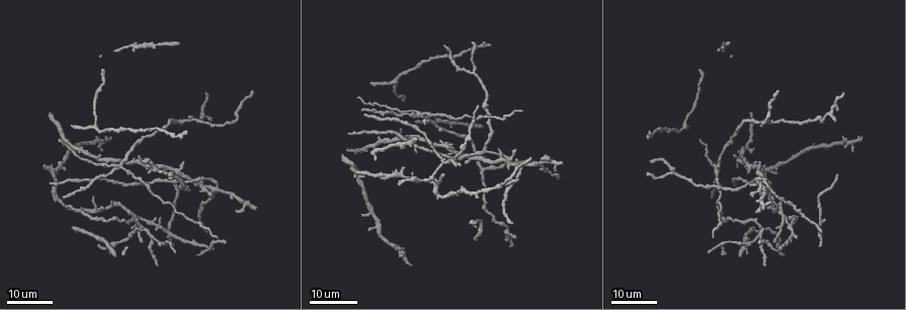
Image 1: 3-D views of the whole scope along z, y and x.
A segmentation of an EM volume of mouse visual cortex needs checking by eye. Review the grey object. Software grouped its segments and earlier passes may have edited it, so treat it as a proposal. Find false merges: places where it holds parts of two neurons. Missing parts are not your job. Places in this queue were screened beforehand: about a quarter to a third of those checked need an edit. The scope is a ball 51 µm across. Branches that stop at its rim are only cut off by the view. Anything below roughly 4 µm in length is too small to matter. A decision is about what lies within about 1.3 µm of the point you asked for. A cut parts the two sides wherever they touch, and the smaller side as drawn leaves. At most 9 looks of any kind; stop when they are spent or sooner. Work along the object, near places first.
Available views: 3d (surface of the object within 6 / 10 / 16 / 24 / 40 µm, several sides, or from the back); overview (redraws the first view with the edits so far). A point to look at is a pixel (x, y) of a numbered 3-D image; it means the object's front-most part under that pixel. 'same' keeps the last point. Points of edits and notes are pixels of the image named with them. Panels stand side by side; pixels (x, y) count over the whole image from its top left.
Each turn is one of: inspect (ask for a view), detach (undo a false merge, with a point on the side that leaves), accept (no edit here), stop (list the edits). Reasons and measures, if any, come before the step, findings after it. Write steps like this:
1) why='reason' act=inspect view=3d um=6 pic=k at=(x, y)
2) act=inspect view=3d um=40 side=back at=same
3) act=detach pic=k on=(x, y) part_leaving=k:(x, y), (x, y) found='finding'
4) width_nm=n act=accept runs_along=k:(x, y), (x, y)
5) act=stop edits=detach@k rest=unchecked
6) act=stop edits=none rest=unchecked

why='three-way junction' act=inspect view=3d um=16 pic=1 at=(174, 236)

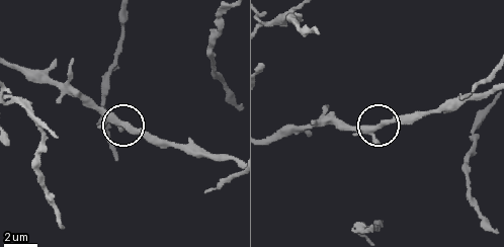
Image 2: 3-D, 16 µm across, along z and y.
why='zoom in' act=inspect view=3d um=6 pic=2 at=(119, 124)

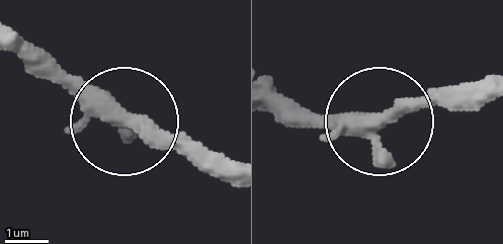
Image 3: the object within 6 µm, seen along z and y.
width_nm=360 act=accept found='continuous, no second neuron'

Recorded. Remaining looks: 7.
why='three arms meet' act=inspect view=3d um=24 pic=1 at=(141, 230)

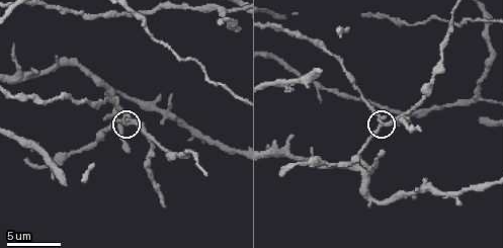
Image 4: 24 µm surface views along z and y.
act=inspect view=3d um=10 pic=4 at=(128, 123)

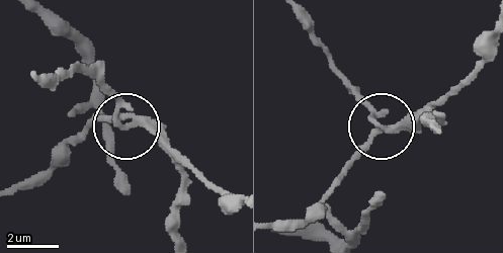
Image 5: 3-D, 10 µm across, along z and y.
act=accept found='one neuron here'

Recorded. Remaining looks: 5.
act=inspect view=3d um=16 pic=1 at=(118, 165)

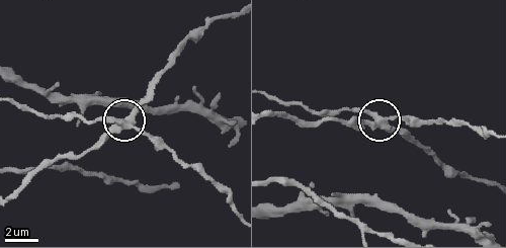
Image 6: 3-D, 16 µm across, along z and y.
act=inspect view=3d um=10 pic=6 at=(120, 121)

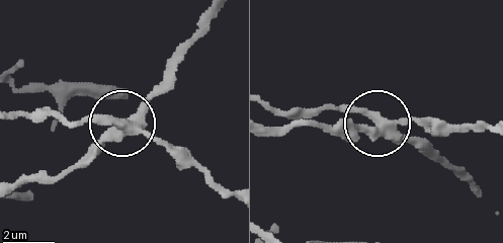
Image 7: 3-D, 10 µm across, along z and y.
arms=3 act=detach pic=7 on=(101, 114) part_leaving=7:(135, 130), (178, 147), (231, 192) found='a second neuron is stuck on'

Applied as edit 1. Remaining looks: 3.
why='three arms meet' act=inspect view=3d um=10 pic=4 at=(480, 96)

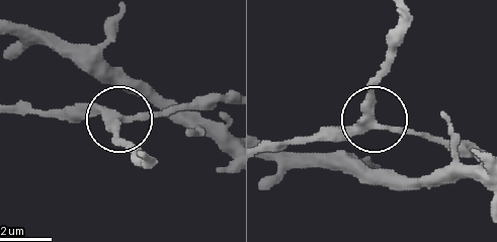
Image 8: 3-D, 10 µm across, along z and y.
act=accept runs_along=8:(264, 151), (290, 142), (342, 142), (375, 125), (431, 136) found='one neuron here'

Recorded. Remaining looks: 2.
why='two arms in line, one across' act=inspect view=3d um=16 pic=1 at=(472, 73)

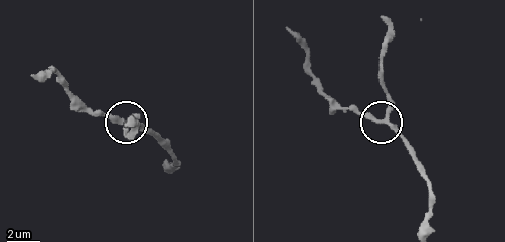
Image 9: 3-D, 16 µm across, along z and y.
why='closer look' act=inspect view=3d um=10 pic=9 at=(383, 122)

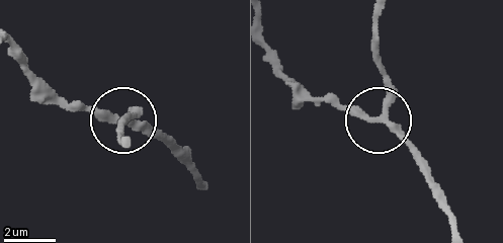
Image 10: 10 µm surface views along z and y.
width_nm=250 act=accept found='one neuron here'

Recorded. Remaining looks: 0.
act=stop edits=detach@7 rest=unchecked

